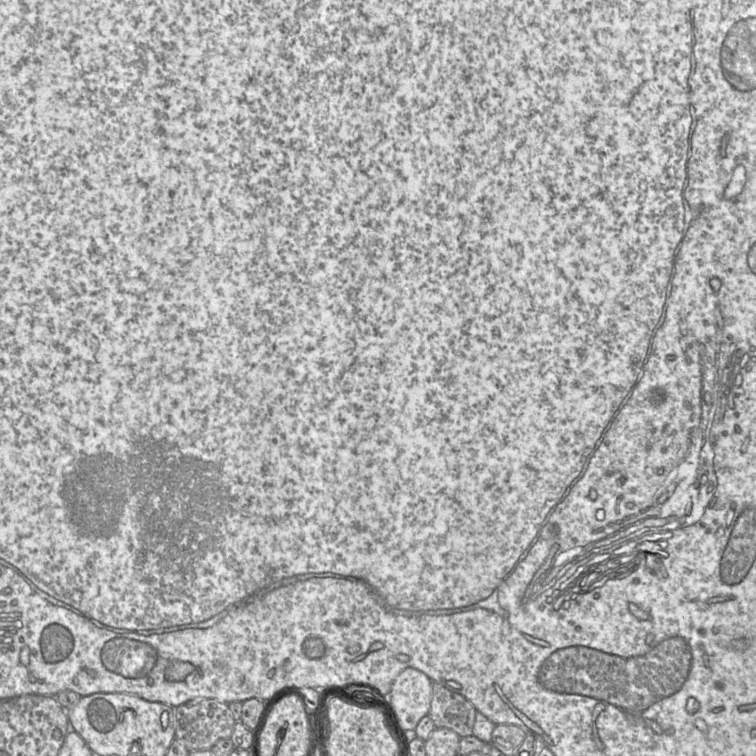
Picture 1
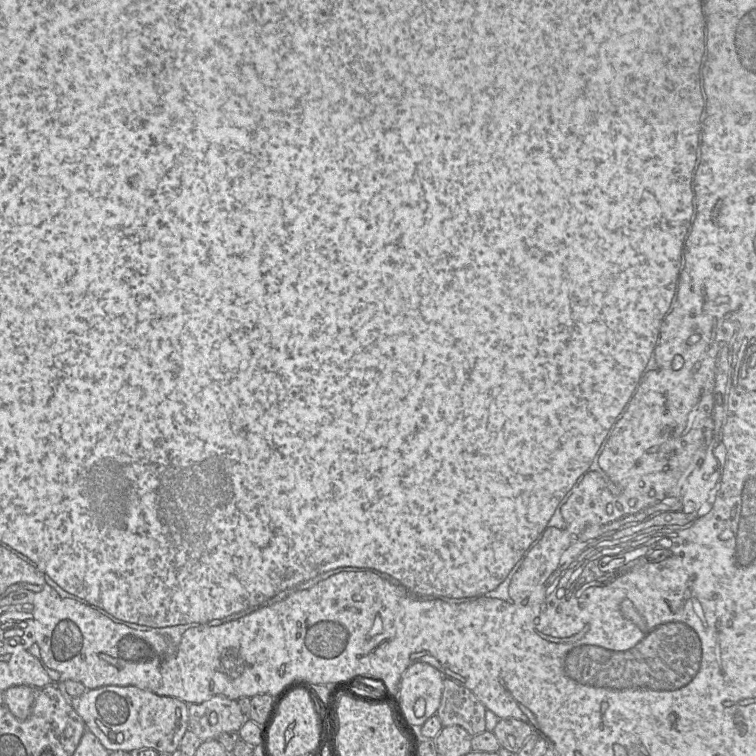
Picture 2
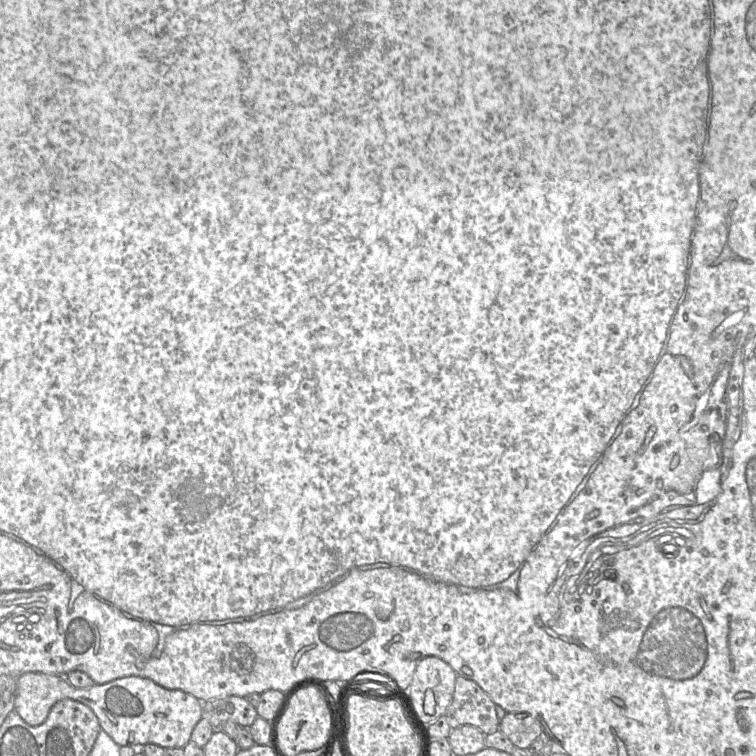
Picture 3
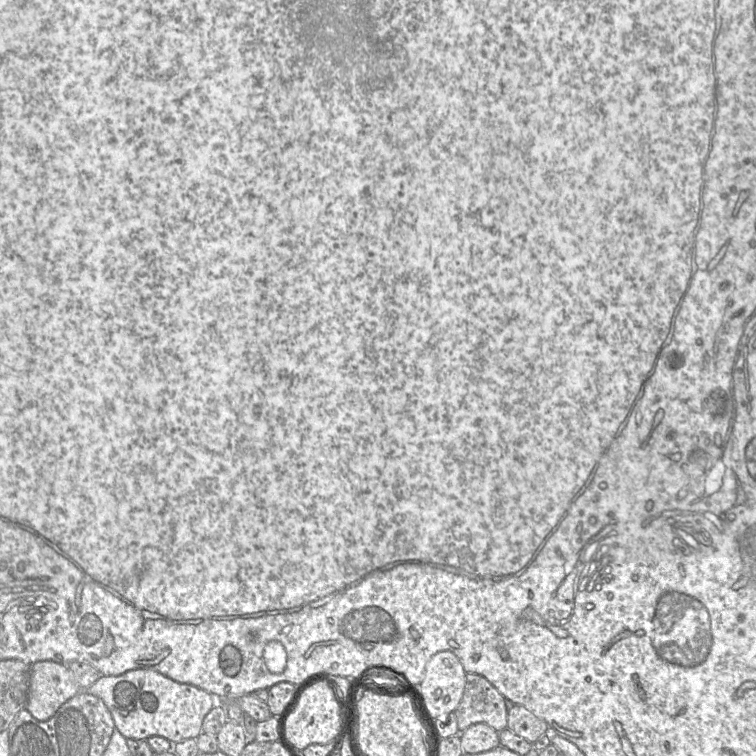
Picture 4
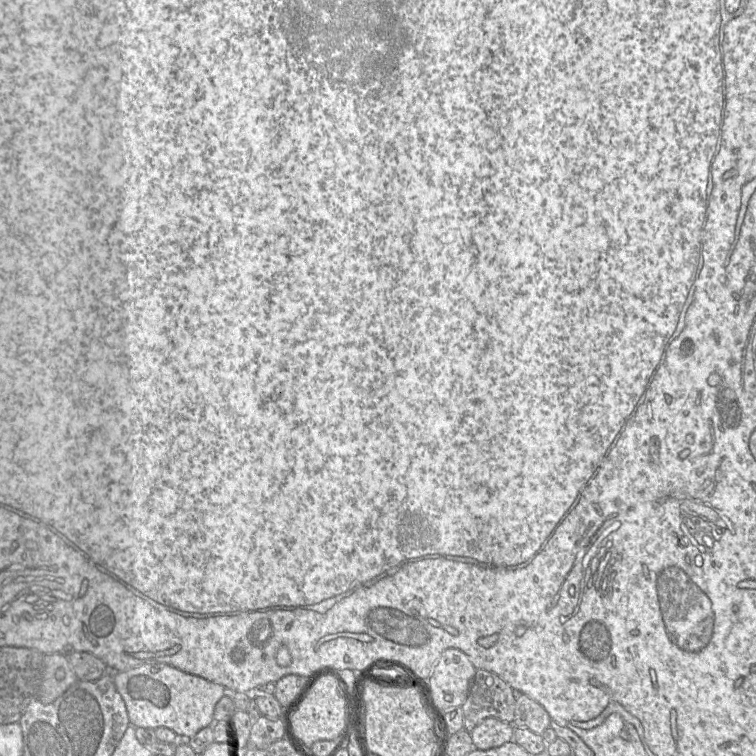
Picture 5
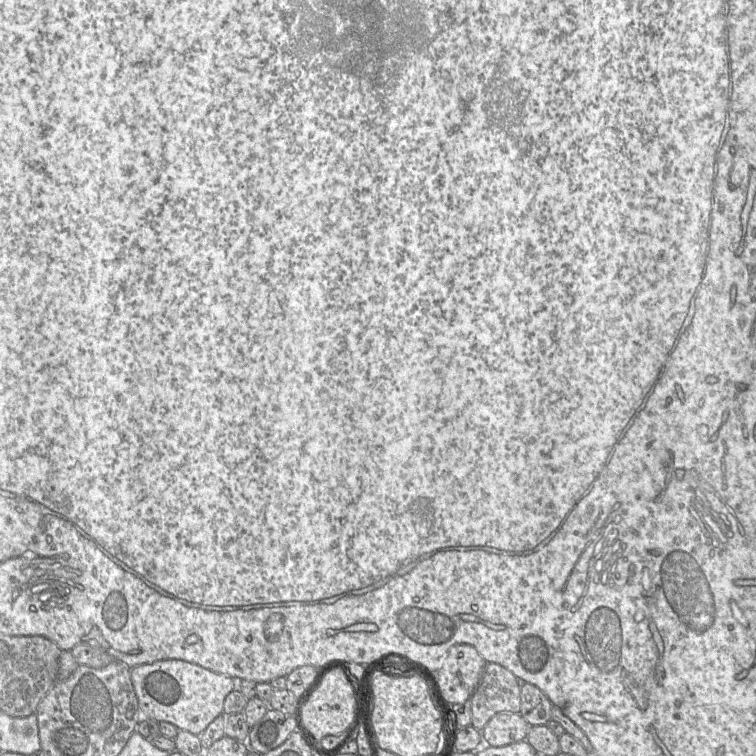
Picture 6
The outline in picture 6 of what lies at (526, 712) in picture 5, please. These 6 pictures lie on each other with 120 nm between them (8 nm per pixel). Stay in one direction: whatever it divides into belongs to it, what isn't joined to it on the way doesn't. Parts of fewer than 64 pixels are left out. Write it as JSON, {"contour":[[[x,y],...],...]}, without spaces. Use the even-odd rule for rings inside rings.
{"contour":[[[521,682],[520,714],[531,725],[546,725],[551,719],[552,702],[535,685]]]}

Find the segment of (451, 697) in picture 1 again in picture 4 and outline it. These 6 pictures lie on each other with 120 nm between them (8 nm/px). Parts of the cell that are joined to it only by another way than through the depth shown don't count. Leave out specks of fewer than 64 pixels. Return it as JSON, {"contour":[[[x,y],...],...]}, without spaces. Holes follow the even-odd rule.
{"contour":[[[466,672],[462,699],[454,711],[459,732],[475,723],[486,723],[497,732],[507,728],[508,704],[510,703],[484,676]]]}

